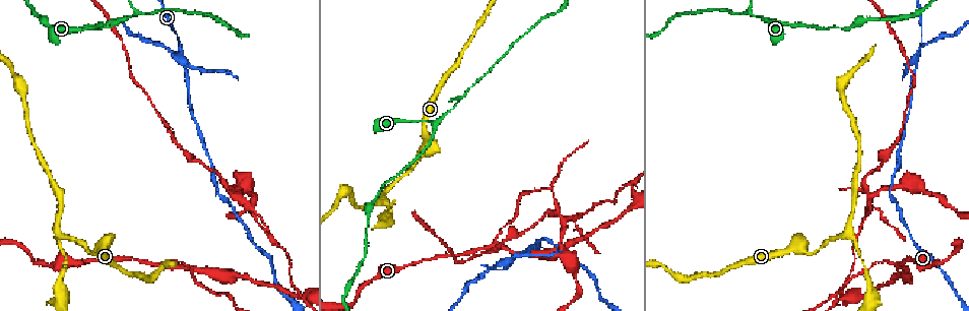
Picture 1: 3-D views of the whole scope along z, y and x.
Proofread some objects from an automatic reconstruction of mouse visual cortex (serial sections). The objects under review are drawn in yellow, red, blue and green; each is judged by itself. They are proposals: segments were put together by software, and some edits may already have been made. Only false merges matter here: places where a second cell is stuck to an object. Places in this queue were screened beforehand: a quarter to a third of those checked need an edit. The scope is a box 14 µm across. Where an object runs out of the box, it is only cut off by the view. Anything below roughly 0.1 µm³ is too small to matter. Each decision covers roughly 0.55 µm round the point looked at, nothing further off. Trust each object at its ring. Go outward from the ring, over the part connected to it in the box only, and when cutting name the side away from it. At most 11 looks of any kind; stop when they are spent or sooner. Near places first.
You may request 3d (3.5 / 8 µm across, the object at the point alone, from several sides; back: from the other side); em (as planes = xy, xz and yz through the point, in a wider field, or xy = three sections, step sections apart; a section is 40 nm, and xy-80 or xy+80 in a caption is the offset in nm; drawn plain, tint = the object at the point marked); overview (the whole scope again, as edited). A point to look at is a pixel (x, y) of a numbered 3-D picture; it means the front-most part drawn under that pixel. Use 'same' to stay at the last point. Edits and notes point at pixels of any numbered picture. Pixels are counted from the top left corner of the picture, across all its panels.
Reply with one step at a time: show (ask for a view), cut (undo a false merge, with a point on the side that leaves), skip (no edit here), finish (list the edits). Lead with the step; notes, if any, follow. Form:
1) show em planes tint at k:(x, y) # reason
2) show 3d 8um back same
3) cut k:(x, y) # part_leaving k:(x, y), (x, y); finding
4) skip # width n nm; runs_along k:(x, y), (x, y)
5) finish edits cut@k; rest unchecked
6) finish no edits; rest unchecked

show 3d 3.5um at 1:(90, 253) # thick turns thin

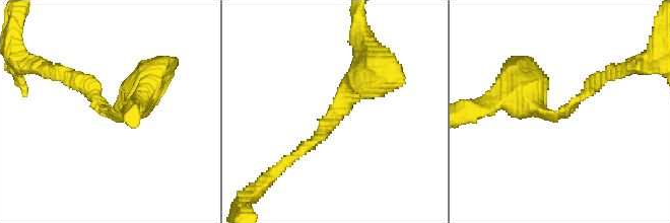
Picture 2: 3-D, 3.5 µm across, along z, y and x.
skip # runs_along 2:(363, 62), (357, 90), (295, 155); continuous, no second cell

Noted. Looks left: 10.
show 3d 8um at 1:(383, 194)

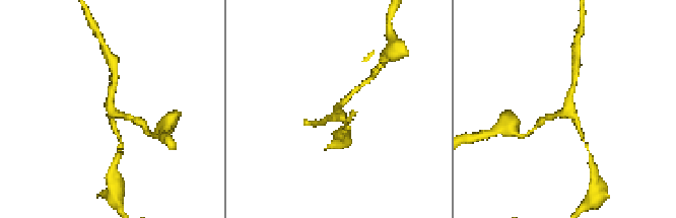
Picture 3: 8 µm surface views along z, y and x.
show 3d 3.5um at 3:(564, 111) # closer look

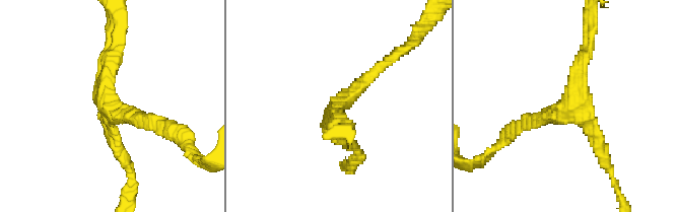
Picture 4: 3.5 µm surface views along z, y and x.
show em xy step 1 tint at 4:(336, 107) # arms 3; arm_widths 200, 200, 250 nm; shape alone is not enough

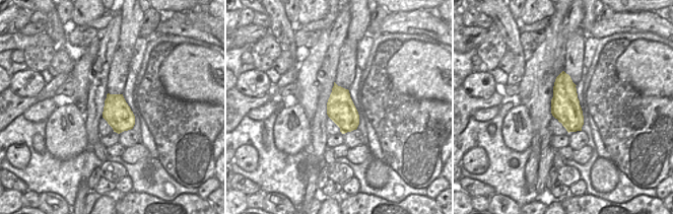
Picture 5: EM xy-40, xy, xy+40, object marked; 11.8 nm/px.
skip # runs_along 4:(524, 124), (570, 101), (586, 43); continuous, no second cell

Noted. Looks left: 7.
show 3d 8um at 1:(86, 28) # calibre changes

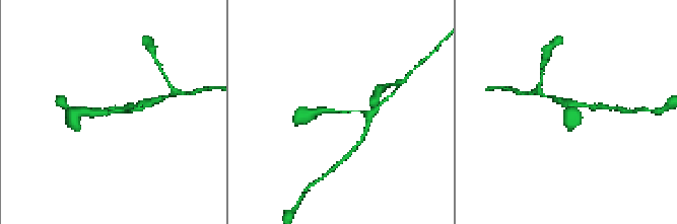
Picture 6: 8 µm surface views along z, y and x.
show em xy step 3 tint at 6:(338, 111) # arm_widths 100, 250 nm

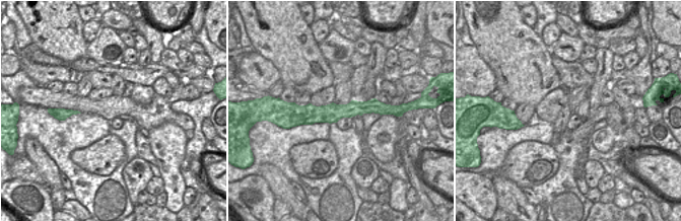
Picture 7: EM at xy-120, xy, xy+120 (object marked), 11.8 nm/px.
skip # width 220 nm; runs_along 7:(297, 107), (302, 113), (385, 112); one cell here

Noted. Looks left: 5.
show 3d 3.5um at 1:(459, 99) # two arms in line, one across

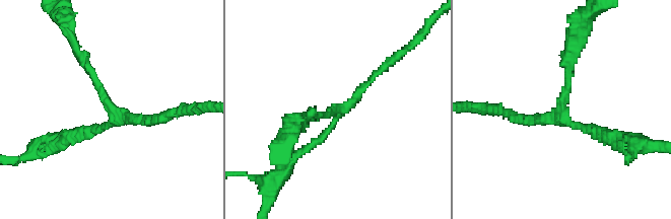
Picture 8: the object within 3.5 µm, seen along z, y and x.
show em xy step 2 tint at 8:(567, 121) # arms 3; arm_widths 150, 150, 150 nm

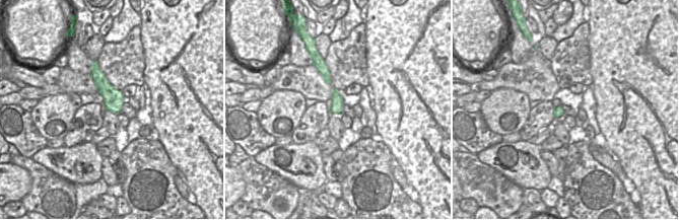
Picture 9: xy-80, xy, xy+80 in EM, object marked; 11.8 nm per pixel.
skip # runs_along 8:(294, 157), (320, 139), (388, 63); all the same cell

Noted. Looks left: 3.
finish no edits; rest unchecked

